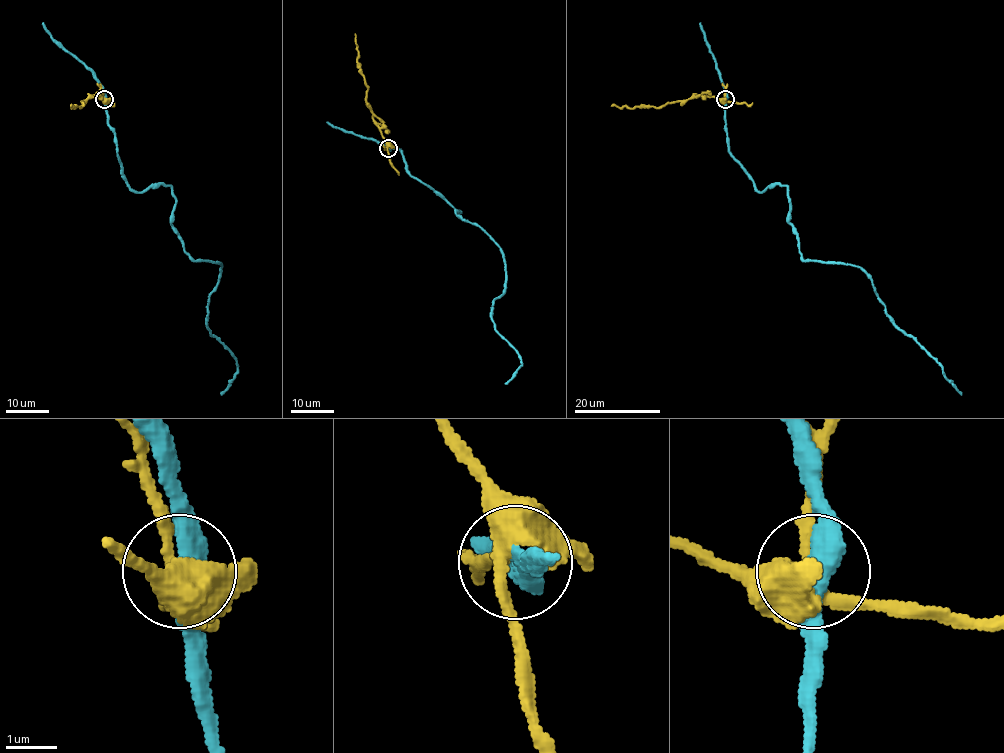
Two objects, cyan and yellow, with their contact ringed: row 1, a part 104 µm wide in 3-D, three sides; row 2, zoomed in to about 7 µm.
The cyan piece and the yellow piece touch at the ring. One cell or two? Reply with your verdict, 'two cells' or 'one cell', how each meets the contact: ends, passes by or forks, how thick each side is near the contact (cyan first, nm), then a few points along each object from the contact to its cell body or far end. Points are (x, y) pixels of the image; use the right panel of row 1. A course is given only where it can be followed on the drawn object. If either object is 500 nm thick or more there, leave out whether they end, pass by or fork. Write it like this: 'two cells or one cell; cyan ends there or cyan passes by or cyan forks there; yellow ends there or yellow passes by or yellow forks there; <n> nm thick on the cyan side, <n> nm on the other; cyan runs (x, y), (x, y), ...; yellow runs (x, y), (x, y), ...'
two cells; cyan passes by; yellow forks there; 400 nm thick on the cyan side, 320 nm on the other; cyan runs (725, 99), (729, 153), (758, 191), (784, 184), (804, 260), (858, 266), (886, 315), (961, 393); yellow runs (725, 99), (697, 94), (658, 108), (630, 109), (611, 104)

